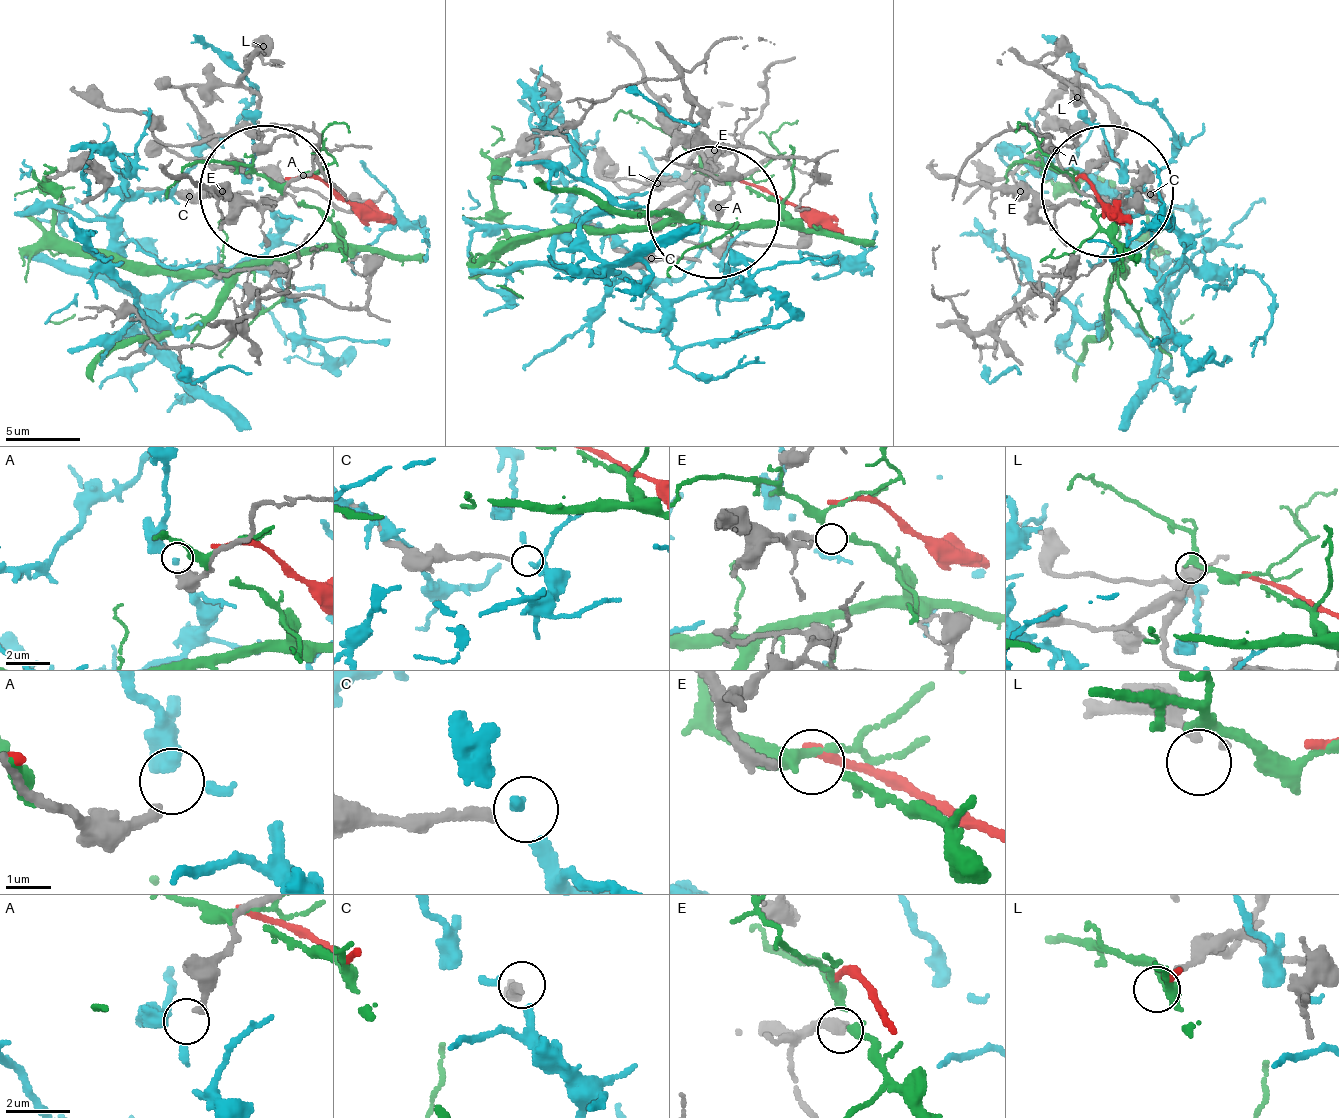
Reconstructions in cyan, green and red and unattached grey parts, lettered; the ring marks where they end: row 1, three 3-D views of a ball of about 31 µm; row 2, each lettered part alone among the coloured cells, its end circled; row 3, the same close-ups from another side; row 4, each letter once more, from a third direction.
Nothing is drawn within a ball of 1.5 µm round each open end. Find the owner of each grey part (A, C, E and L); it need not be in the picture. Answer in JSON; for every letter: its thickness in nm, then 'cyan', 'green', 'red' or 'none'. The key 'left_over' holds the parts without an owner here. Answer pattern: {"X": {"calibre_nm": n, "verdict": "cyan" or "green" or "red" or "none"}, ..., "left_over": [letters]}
{"A": {"calibre_nm": 220, "verdict": "cyan"}, "C": {"calibre_nm": 190, "verdict": "none"}, "E": {"calibre_nm": 280, "verdict": "none"}, "L": {"calibre_nm": 150, "verdict": "none"}, "left_over": ["C", "E", "L"]}

